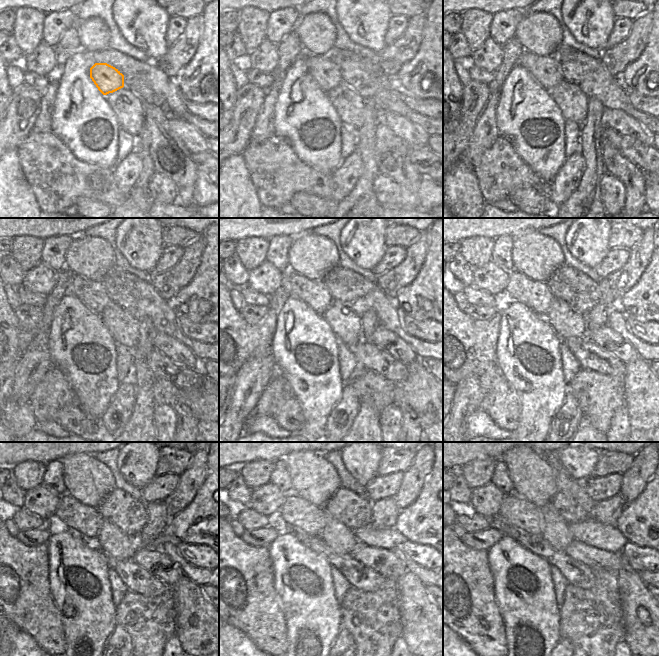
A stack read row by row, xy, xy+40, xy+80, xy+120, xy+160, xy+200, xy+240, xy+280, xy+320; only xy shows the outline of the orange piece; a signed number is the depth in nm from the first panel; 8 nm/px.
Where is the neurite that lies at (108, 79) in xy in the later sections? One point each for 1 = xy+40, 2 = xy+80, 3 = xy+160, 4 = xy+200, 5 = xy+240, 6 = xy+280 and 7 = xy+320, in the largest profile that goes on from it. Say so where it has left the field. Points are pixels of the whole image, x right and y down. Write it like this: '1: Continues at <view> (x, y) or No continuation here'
1: Continues at xy+40 (324, 71)
2: Continues at xy+80 (546, 70)
3: Continues at xy+160 (315, 294)
4: Continues at xy+200 (536, 295)
5: Continues at xy+240 (71, 514)
6: Continues at xy+280 (295, 512)
7: Continues at xy+320 (517, 511)

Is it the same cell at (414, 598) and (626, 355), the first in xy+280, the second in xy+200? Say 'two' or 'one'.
two

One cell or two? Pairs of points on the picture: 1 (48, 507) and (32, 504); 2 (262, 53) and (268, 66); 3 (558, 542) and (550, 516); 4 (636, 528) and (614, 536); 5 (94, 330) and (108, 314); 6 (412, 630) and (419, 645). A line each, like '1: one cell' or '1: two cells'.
1: one cell
2: one cell
3: one cell
4: two cells
5: two cells
6: one cell

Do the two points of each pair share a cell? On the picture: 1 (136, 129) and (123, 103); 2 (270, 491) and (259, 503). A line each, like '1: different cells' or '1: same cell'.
1: same cell
2: same cell

